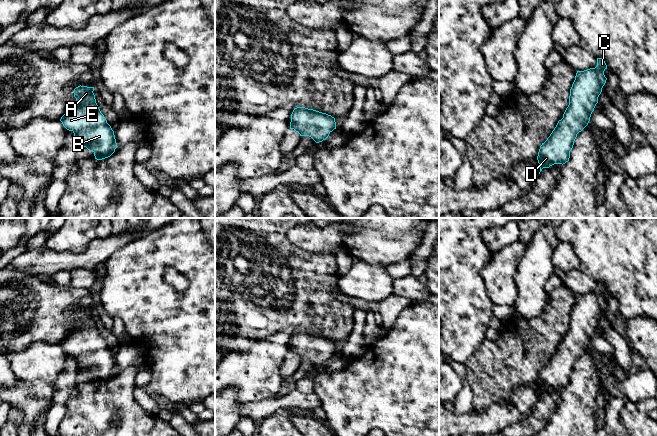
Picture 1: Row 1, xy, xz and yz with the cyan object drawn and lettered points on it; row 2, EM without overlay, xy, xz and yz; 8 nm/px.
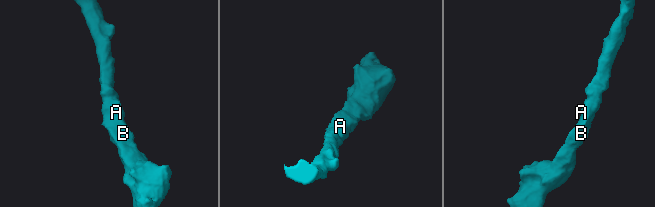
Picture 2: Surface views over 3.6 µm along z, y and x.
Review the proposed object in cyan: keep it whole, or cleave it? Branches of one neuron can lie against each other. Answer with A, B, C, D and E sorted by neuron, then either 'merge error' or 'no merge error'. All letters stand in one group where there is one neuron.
A B C D E; no merge error

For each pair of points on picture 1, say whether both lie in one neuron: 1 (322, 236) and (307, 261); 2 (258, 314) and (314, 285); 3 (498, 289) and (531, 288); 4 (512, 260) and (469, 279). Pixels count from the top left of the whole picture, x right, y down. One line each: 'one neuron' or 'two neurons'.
1: two neurons
2: one neuron
3: two neurons
4: two neurons

